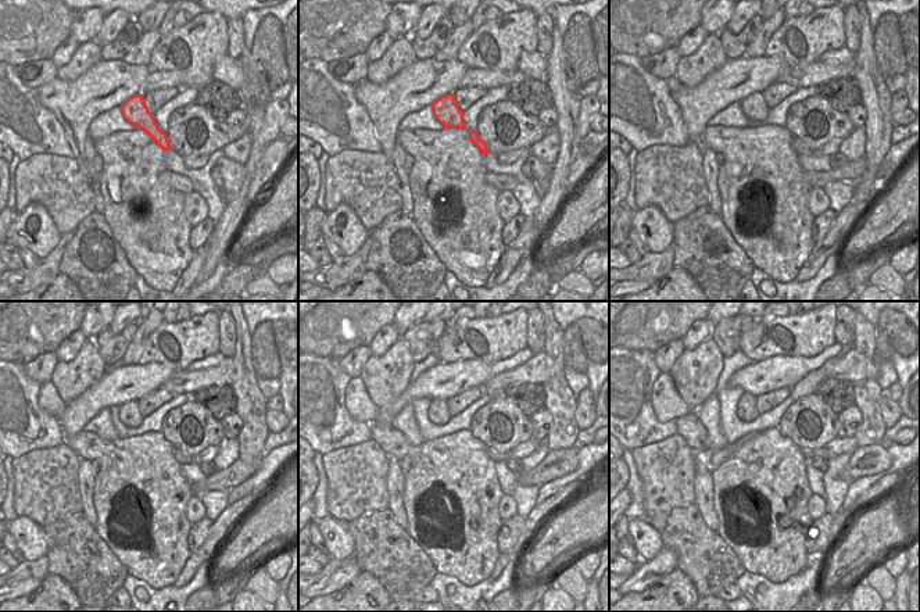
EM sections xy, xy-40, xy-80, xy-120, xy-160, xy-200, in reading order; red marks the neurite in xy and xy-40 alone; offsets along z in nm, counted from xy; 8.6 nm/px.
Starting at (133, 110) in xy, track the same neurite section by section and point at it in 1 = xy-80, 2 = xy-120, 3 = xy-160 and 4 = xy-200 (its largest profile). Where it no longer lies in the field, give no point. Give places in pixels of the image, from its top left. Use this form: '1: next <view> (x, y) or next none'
1: next xy-80 (754, 107)
2: next xy-120 (129, 415)
3: next xy-160 (437, 411)
4: next xy-200 (747, 410)

